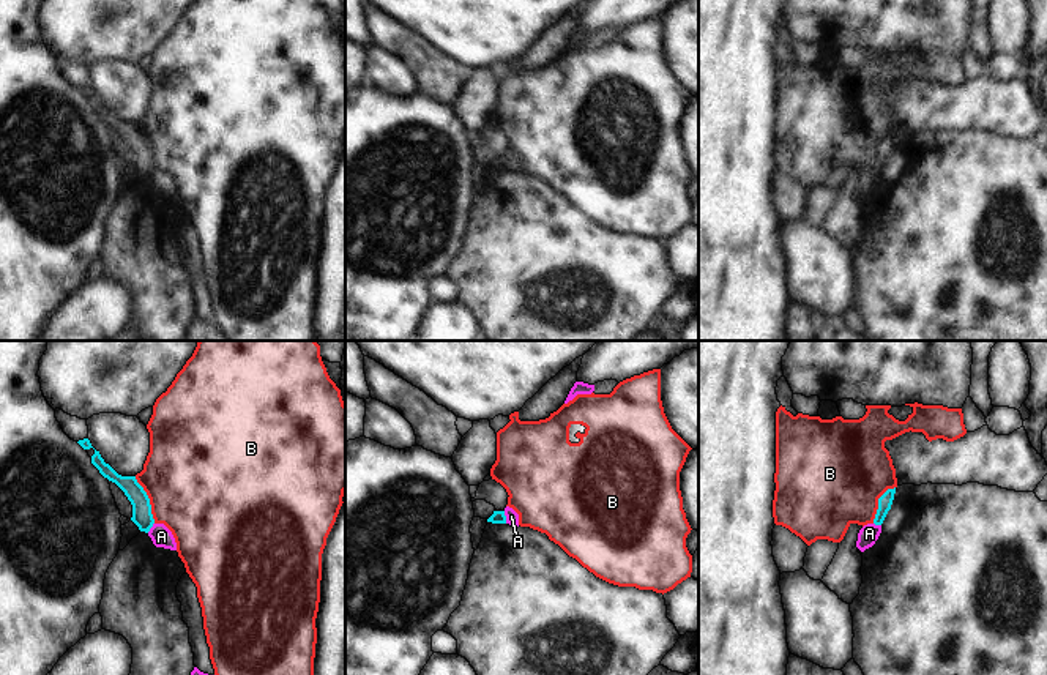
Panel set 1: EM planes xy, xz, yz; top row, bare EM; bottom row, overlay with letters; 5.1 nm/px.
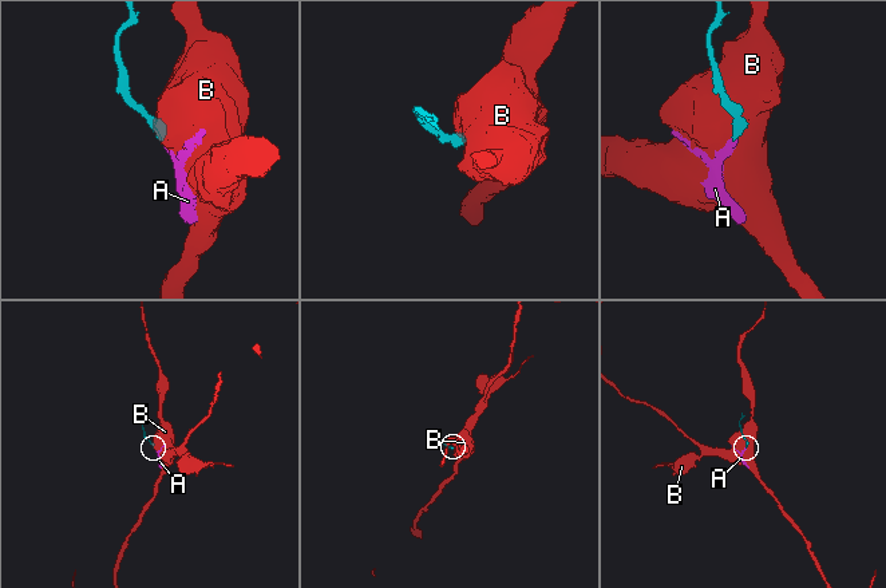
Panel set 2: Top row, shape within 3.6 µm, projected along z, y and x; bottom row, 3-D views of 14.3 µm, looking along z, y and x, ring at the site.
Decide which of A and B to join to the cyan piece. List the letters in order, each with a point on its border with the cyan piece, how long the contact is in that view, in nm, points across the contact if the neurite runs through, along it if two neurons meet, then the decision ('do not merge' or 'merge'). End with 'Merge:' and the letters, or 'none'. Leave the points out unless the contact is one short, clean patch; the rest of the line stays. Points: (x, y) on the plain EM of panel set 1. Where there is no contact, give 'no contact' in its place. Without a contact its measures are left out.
A: xz (505, 164) | 70 nm | along xz (503, 158), (506, 169) | do not merge
B: xy (149, 147) | 260 nm | along xy (134, 123), (149, 145), (155, 169) | do not merge
Merge: none

